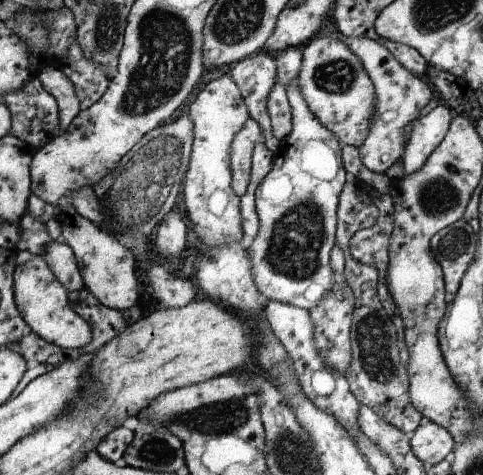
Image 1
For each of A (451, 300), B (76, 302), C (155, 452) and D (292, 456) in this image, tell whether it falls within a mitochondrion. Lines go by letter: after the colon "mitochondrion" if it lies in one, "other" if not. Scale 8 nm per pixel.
A: other
B: other
C: mitochondrion
D: mitochondrion

